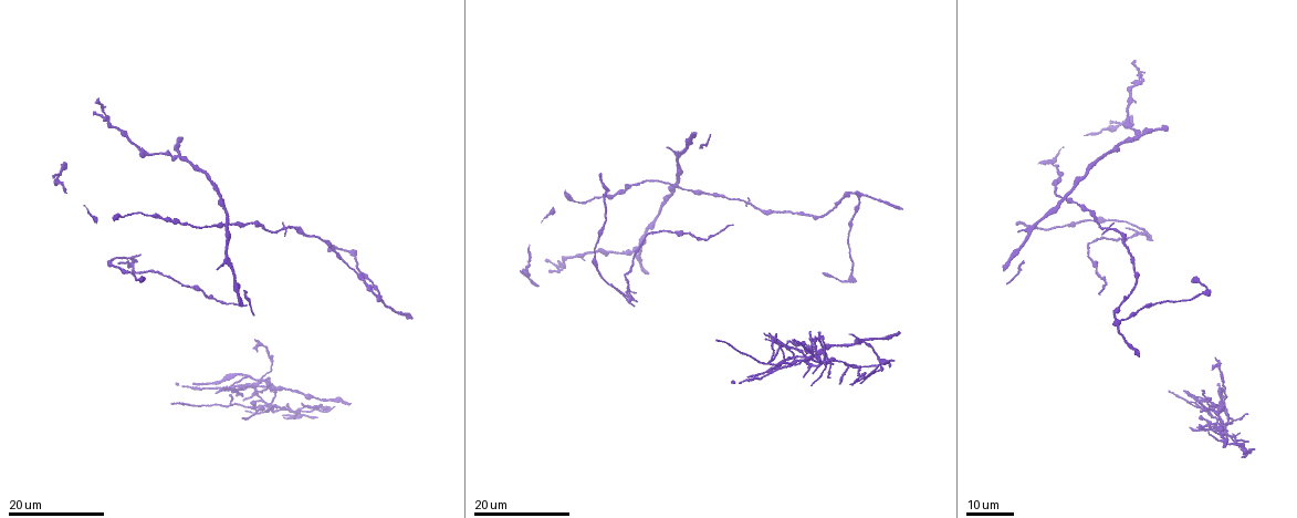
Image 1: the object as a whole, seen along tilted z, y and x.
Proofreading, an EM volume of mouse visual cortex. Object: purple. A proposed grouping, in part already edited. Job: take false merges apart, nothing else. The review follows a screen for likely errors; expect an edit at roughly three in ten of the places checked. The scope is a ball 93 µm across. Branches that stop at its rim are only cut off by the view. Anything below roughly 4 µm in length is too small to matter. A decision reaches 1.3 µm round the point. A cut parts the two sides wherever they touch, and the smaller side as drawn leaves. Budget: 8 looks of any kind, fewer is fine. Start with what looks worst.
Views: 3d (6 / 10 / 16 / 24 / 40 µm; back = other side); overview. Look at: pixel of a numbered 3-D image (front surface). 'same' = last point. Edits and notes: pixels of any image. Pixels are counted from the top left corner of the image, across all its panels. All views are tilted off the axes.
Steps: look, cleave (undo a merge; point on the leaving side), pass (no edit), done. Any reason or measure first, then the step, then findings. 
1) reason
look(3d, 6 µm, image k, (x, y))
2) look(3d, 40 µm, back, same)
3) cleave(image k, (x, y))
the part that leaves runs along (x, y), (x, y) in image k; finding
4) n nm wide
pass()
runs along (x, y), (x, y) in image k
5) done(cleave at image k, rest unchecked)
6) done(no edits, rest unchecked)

four arms meet
look(3d, 24 µm, image 1, (631, 297))

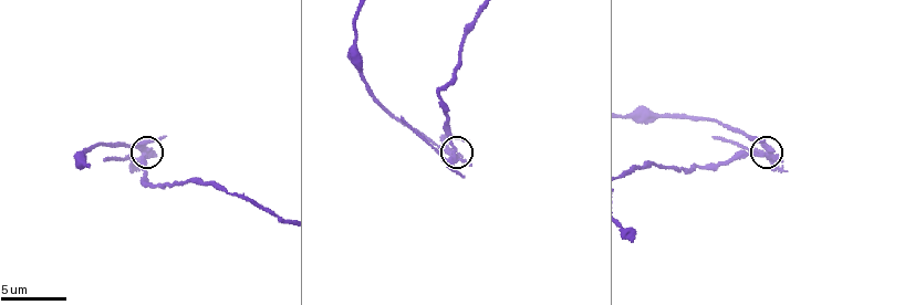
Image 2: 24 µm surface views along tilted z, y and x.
look(3d, 6 µm, image 2, (450, 152))

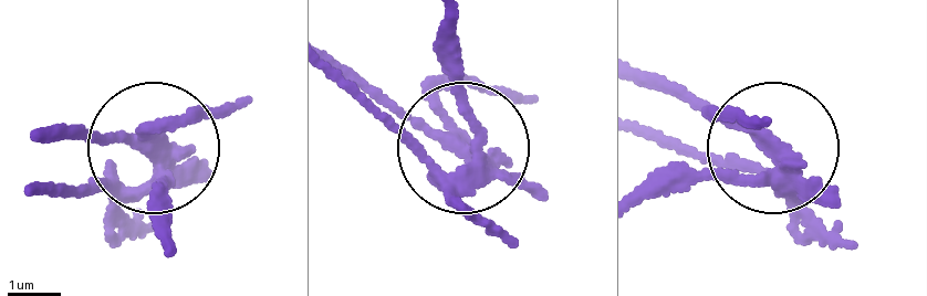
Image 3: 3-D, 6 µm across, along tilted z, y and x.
250 nm wide
pass()
runs along (642, 199), (738, 172), (770, 148), (684, 101) in image 3; continuous, no second neuron

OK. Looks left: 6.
four or more arms meet
look(3d, 24 µm, image 1, (260, 383))

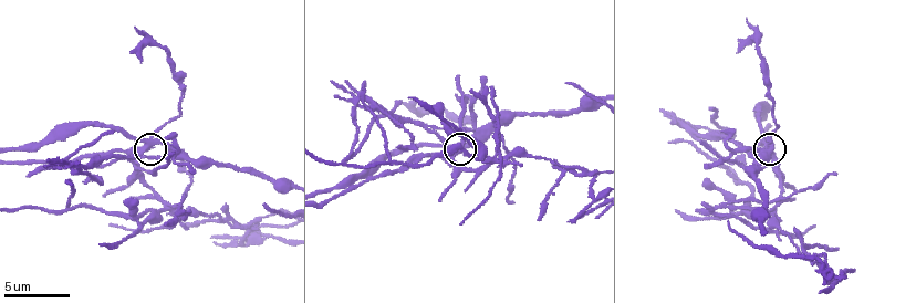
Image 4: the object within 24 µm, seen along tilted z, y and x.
look(3d, 10 µm, image 4, (147, 144))

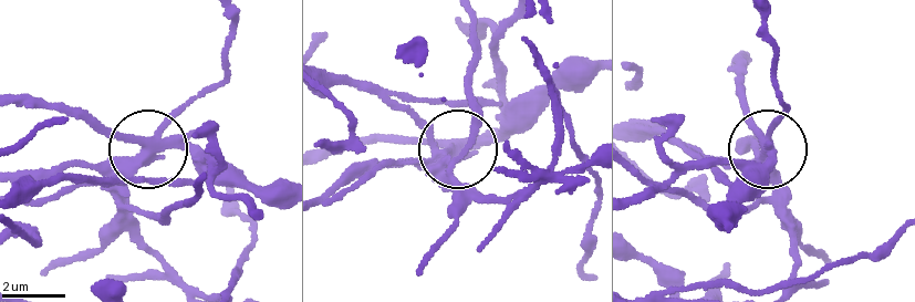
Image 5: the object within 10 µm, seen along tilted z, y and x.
350 nm wide
cleave(image 5, (432, 135))
a second neuron is stuck on

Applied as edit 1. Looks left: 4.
look(overview)

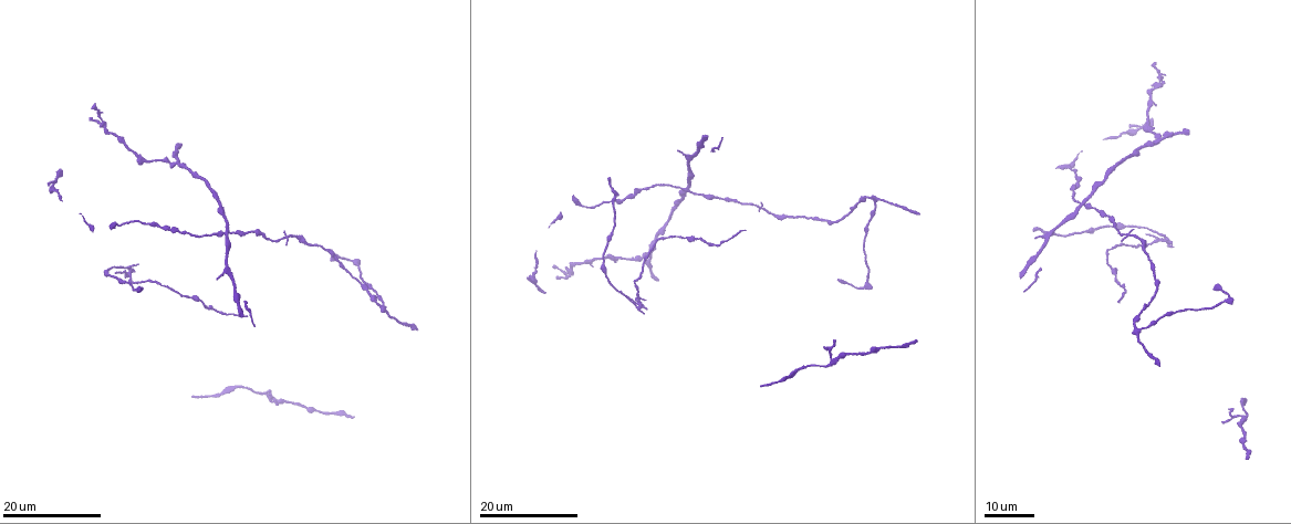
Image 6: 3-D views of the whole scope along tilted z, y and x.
look(3d, 16 µm, image 6, (227, 226))

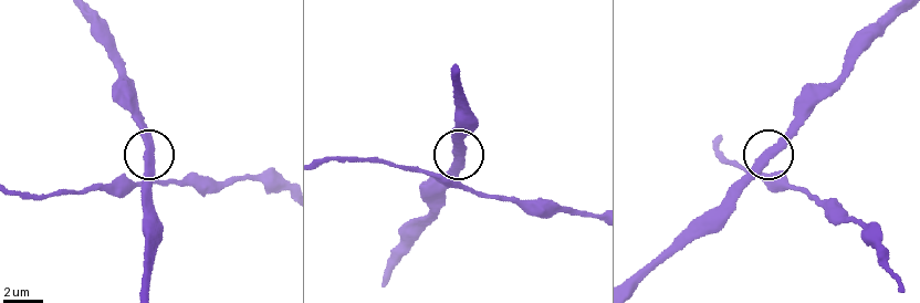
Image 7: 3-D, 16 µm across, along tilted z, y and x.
closer look
look(3d, 10 µm, image 7, (760, 160))

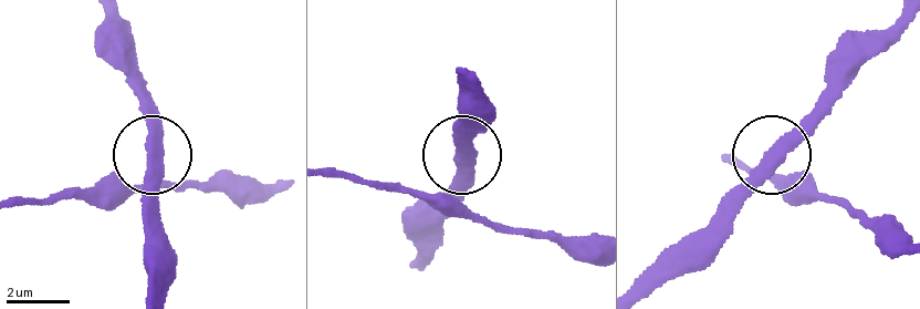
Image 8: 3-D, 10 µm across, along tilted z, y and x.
pass()
runs along (907, 241), (843, 202), (801, 192), (770, 160), (710, 241) in image 8; continuous, no second neuron

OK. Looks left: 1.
done(cleave at image 5, rest unchecked)

